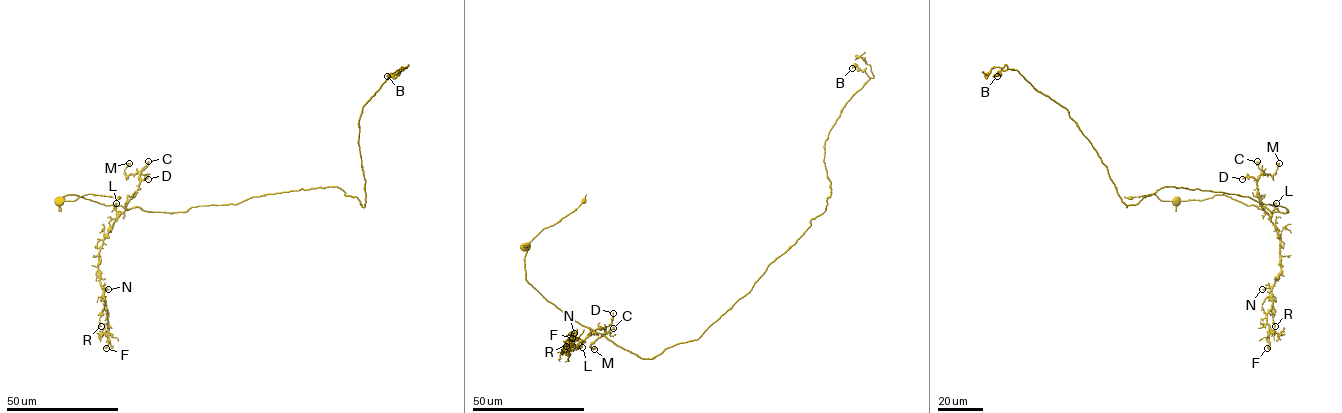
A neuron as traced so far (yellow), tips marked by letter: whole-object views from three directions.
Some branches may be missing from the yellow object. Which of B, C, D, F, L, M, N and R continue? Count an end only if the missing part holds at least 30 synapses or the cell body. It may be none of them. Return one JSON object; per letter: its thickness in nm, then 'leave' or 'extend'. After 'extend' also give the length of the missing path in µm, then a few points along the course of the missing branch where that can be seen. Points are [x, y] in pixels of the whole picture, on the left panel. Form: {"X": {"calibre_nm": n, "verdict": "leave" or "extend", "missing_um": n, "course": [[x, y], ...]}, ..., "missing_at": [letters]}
{"B": {"calibre_nm": 320, "verdict": "leave"}, "C": {"calibre_nm": 150, "verdict": "leave"}, "D": {"calibre_nm": 150, "verdict": "leave"}, "F": {"calibre_nm": 110, "verdict": "leave"}, "L": {"calibre_nm": 130, "verdict": "leave"}, "M": {"calibre_nm": 120, "verdict": "leave"}, "N": {"calibre_nm": 140, "verdict": "leave"}, "R": {"calibre_nm": 180, "verdict": "leave"}, "missing_at": []}

